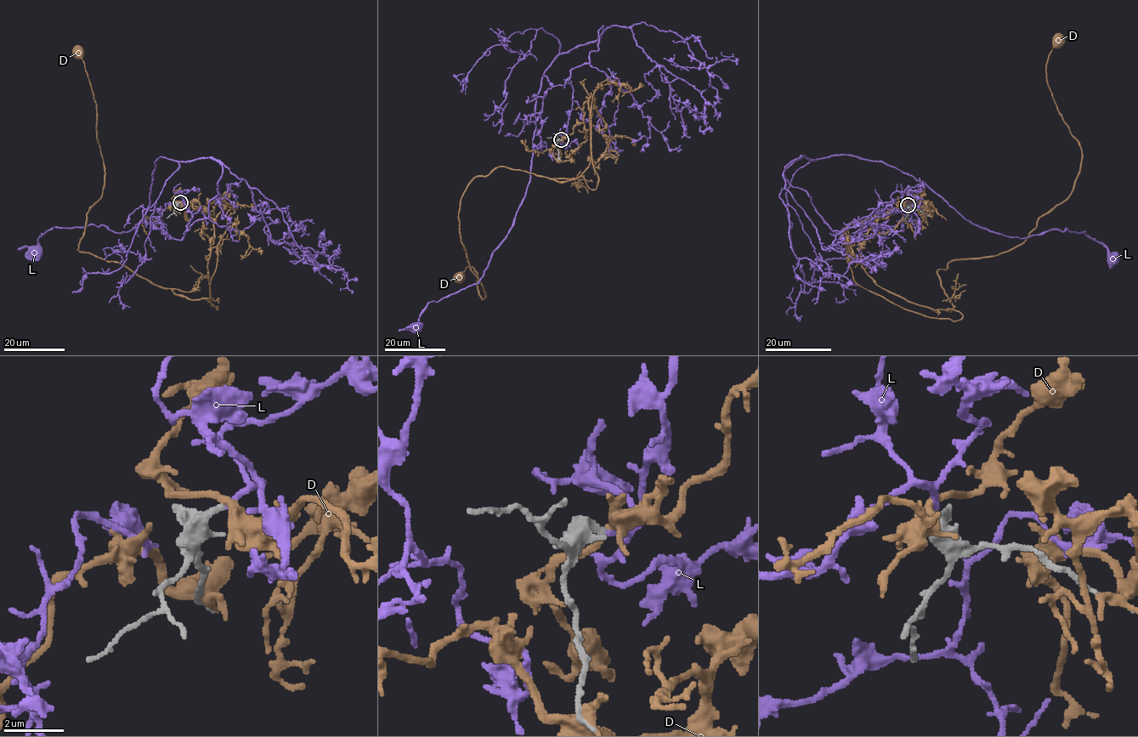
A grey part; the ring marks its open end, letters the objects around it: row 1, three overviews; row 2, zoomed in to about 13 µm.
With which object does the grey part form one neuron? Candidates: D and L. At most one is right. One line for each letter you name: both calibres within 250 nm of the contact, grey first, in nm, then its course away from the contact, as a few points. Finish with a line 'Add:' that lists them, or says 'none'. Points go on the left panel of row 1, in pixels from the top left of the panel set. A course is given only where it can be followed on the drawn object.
L: calibres 340 and 140 nm; course (180, 202), (189, 229), (206, 218), (222, 167), (161, 156), (145, 216), (130, 230), (55, 227), (36, 249)
Add: L

